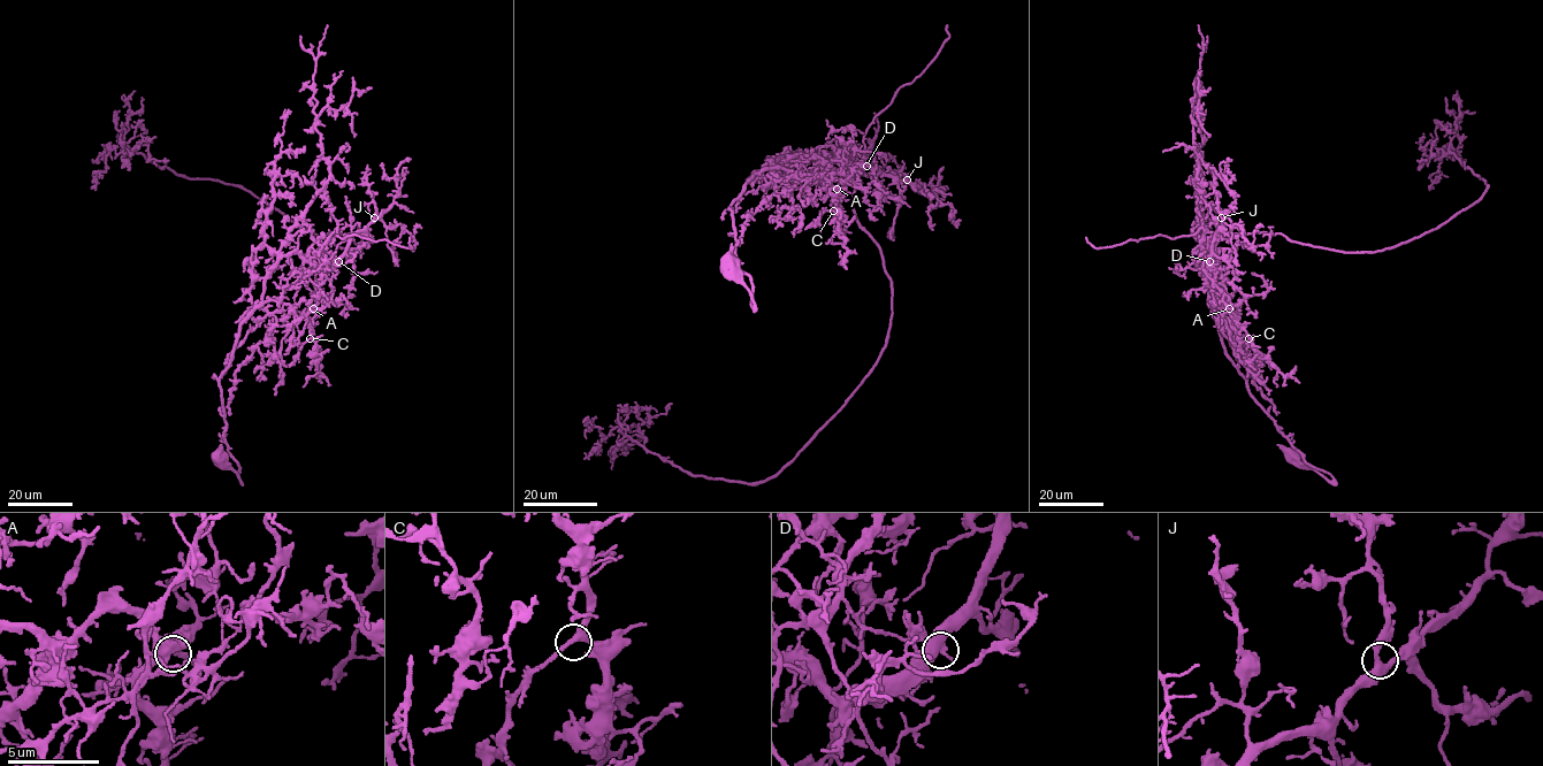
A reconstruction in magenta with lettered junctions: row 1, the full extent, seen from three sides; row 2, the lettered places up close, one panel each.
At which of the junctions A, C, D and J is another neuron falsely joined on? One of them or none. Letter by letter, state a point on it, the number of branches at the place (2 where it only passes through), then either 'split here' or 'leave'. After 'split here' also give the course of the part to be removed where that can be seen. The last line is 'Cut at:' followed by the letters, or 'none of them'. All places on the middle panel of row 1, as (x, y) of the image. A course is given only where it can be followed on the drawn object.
A: place (837, 189); branches 3; leave
C: place (833, 211); branches 3; leave
D: place (867, 166); branches 3; split here; course (867, 166), (847, 158), (891, 327), (845, 406), (749, 483), (692, 476), (620, 431), (671, 403)
J: place (907, 179); branches 3; leave
Cut at: D

